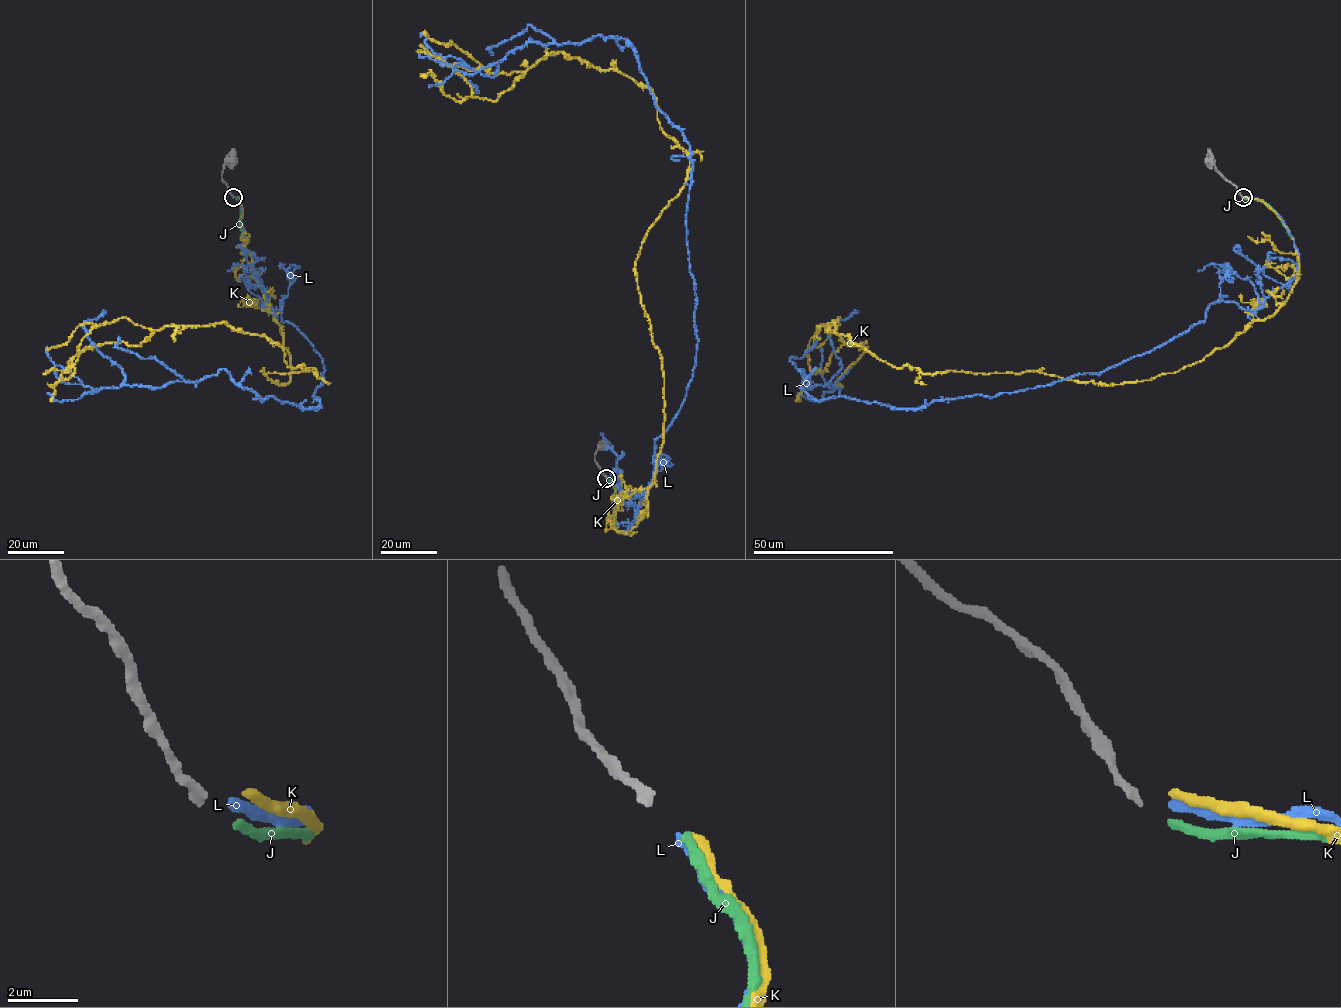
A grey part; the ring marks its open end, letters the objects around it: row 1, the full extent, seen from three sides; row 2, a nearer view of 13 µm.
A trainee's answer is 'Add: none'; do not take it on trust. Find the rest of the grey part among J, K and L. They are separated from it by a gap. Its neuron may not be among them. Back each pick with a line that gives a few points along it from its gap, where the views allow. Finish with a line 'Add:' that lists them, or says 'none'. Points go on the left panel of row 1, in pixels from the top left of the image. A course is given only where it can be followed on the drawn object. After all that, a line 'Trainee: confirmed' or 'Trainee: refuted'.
J: Its course: (236, 198), (241, 200), (240, 239)
Add: J
Trainee: refuted

